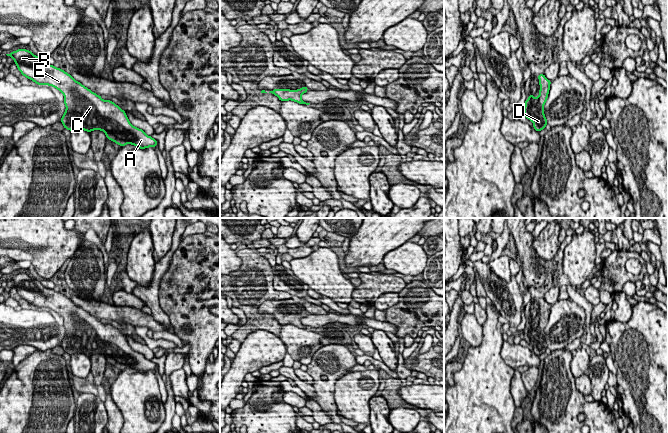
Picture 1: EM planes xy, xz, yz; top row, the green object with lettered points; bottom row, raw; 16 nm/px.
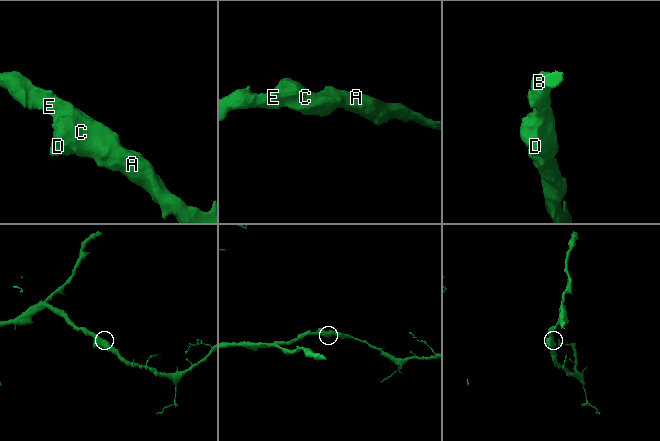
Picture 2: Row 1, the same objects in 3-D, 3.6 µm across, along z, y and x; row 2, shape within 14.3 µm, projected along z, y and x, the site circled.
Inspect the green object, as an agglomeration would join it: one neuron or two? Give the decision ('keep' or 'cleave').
keep

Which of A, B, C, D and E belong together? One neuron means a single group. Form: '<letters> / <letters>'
A B C D E

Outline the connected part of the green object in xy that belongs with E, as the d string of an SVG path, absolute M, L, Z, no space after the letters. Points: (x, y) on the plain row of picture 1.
M18 273L6 279L14 284L23 300L34 305L37 309L45 308L53 310L64 318L63 326L66 334L61 342L61 347L65 353L69 355L82 353L88 357L93 354L101 354L106 358L107 363L114 365L121 371L126 368L132 368L140 373L145 373L148 371L155 372L158 368L157 364L151 360L147 360L142 353L134 351L129 346L126 336L118 329L111 324L103 324L100 319L95 318L80 306L77 306L61 292L56 292L43 286L41 281L35 280L31 275L26 273Z

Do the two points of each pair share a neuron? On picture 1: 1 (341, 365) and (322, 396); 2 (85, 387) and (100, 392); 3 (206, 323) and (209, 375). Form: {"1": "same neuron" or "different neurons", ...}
{"1": "same neuron", "2": "same neuron", "3": "different neurons"}

